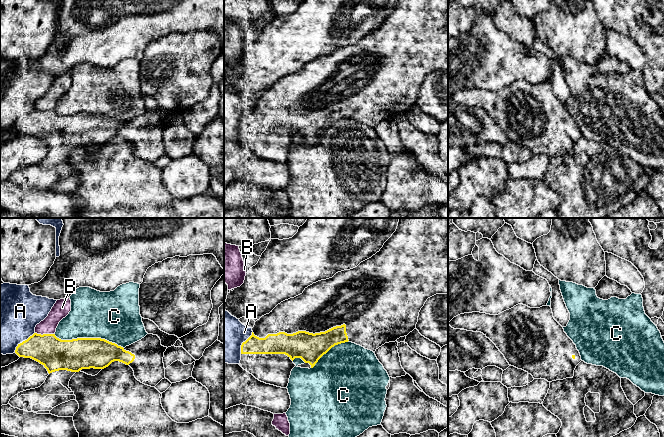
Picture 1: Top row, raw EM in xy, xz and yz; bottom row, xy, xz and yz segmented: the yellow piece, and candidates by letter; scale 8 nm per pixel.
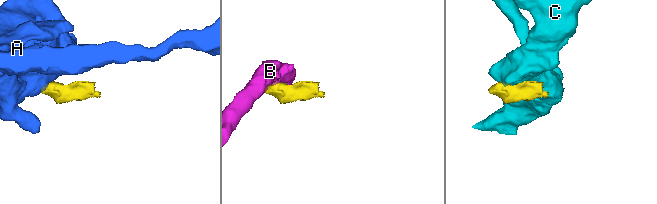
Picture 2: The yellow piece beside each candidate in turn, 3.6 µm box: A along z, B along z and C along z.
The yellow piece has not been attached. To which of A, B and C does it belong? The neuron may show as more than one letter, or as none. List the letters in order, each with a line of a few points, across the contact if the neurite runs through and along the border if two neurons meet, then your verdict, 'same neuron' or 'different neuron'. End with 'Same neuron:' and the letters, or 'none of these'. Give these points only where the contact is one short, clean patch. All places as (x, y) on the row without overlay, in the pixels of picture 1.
A: different neuron
B: line xy (35, 108), (54, 110); different neuron
C: different neuron
Same neuron: none of these

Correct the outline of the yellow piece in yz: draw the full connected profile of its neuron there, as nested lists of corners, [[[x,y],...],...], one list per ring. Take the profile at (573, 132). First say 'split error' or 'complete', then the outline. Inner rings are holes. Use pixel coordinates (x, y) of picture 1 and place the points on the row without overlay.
split error; [[[518,80],[498,91],[464,89],[454,93],[448,101],[454,105],[483,109],[496,121],[509,141],[526,147],[534,155],[552,158],[573,154],[576,142],[582,137],[576,121],[554,95],[552,85],[547,81],[530,84]]]

